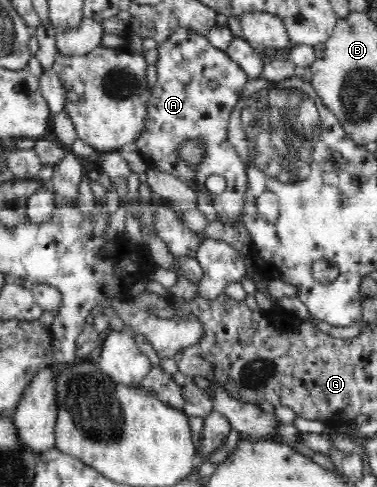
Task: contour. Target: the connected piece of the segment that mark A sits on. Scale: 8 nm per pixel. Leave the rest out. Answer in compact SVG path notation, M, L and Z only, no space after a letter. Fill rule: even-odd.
M183 27L158 43L156 71L157 82L146 107L145 130L135 141L137 164L158 168L181 179L196 193L206 194L212 200L224 225L240 224L248 180L244 162L227 140L227 131L230 114L248 81L246 73L225 51L216 49L206 35ZM210 81L214 81L216 87L210 87ZM190 138L204 142L204 155L198 167L189 167L177 153L177 147ZM210 175L220 175L226 180L226 190L220 195L213 195L206 189L204 183Z

